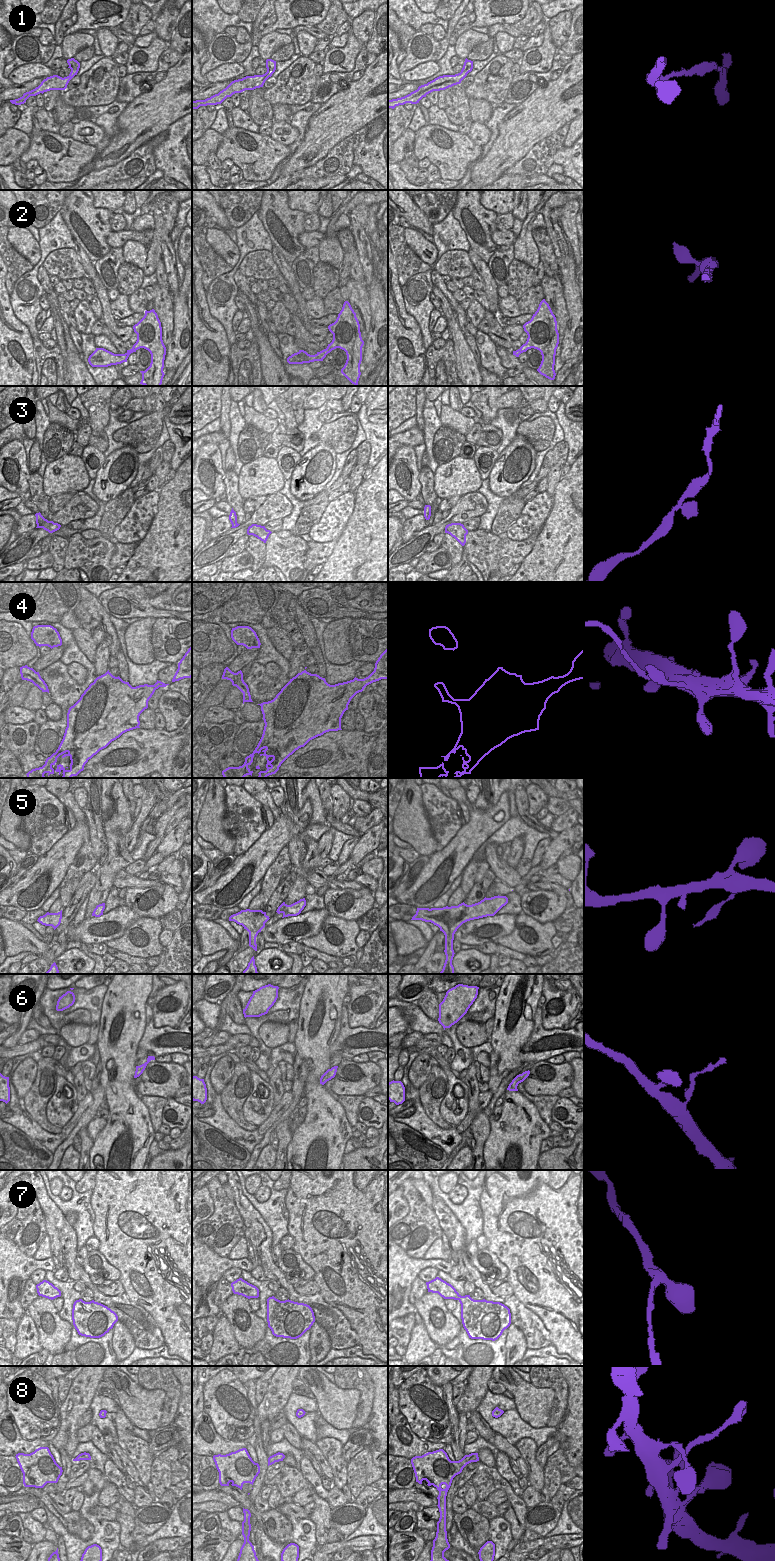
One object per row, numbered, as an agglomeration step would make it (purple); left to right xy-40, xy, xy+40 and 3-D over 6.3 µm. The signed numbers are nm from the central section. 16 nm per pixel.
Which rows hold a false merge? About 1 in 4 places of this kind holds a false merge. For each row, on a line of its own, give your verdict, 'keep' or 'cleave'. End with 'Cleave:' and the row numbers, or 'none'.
1: keep
2: keep
3: keep
4: cleave
5: keep
6: keep
7: keep
8: keep
Cleave: 4

